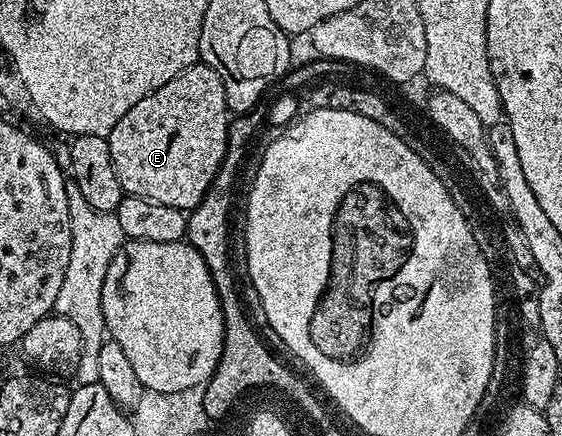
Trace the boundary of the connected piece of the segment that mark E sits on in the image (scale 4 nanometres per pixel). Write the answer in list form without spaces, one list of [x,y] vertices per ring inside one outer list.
[[[201,63],[190,65],[164,87],[144,95],[112,127],[108,138],[112,167],[116,167],[123,194],[164,203],[164,207],[194,209],[220,171],[231,120],[220,75]]]

